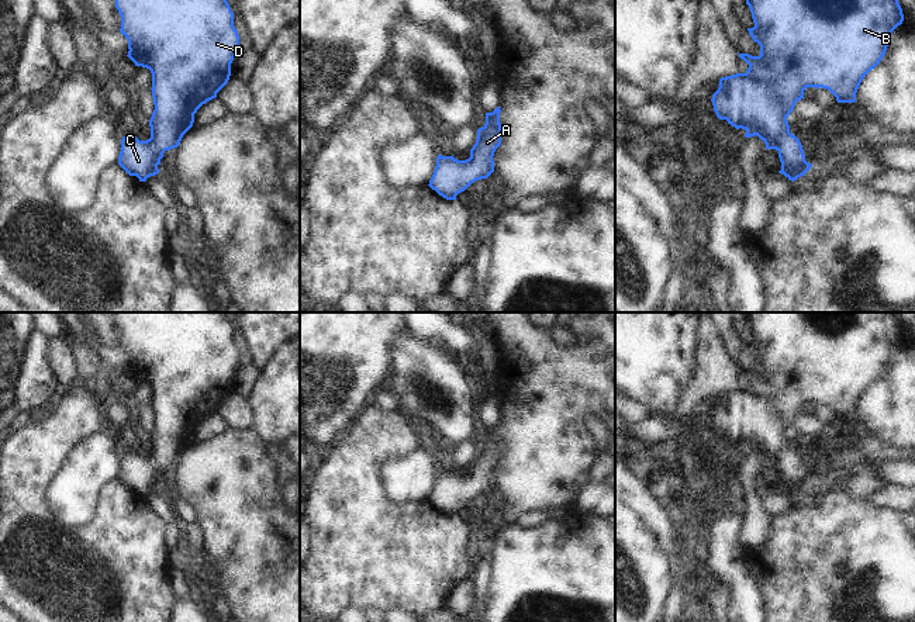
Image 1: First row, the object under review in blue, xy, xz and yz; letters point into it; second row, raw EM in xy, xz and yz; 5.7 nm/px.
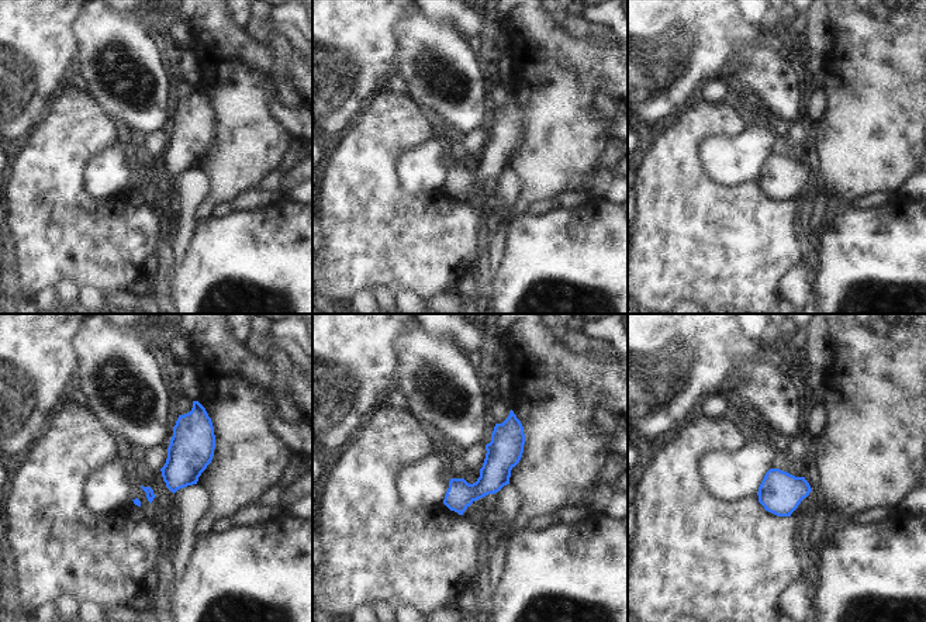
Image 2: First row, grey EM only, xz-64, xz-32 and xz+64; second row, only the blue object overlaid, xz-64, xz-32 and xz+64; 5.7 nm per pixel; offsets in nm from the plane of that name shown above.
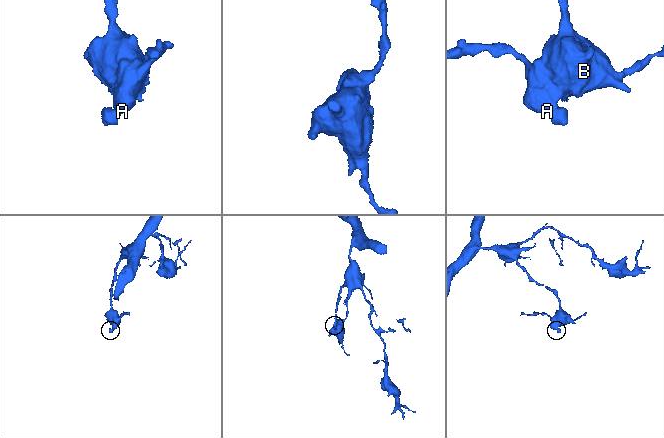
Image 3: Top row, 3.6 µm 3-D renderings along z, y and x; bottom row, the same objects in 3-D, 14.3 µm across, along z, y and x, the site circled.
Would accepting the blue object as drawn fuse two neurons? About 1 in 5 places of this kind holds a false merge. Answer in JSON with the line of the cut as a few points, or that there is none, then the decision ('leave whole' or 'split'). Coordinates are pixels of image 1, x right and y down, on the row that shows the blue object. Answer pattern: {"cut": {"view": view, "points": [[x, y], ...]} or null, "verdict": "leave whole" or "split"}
{"cut": null, "verdict": "leave whole"}

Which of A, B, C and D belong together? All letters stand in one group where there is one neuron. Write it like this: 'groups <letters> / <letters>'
groups A B C D

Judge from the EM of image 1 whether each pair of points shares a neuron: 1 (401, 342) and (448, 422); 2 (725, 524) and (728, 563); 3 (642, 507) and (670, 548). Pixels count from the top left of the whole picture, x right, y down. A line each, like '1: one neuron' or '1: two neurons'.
1: one neuron
2: one neuron
3: one neuron

